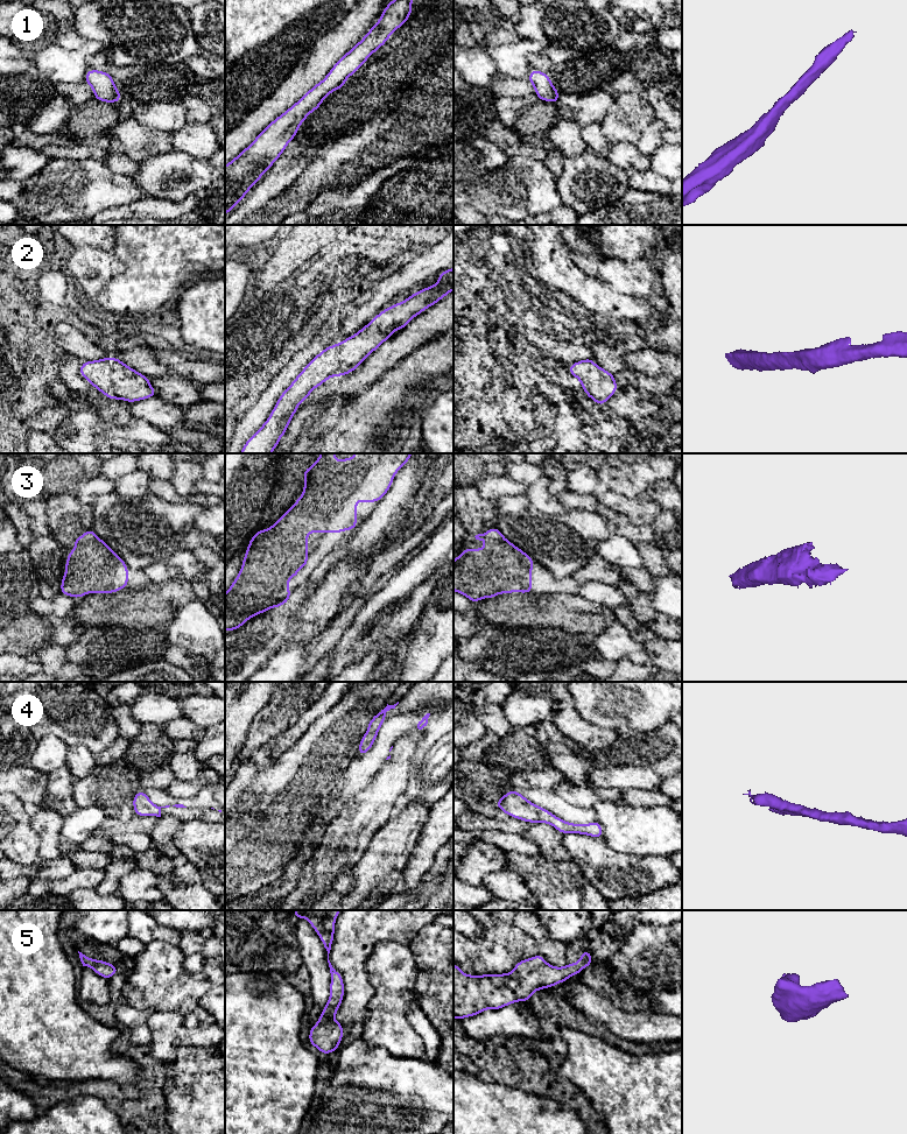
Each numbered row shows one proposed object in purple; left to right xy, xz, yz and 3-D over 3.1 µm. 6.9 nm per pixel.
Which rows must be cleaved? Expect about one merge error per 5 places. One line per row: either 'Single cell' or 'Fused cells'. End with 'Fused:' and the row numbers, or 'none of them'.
1: Single cell
2: Single cell
3: Single cell
4: Single cell
5: Single cell
Fused: none of them

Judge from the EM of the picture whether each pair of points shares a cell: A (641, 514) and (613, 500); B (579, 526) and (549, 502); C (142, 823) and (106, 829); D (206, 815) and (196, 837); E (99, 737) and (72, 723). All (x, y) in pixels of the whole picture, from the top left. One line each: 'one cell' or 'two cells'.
A: one cell
B: two cells
C: one cell
D: two cells
E: one cell

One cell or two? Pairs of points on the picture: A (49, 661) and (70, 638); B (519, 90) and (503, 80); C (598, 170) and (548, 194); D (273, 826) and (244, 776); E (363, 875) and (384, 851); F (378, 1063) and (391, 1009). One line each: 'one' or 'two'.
A: two
B: one
C: two
D: two
E: one
F: two

